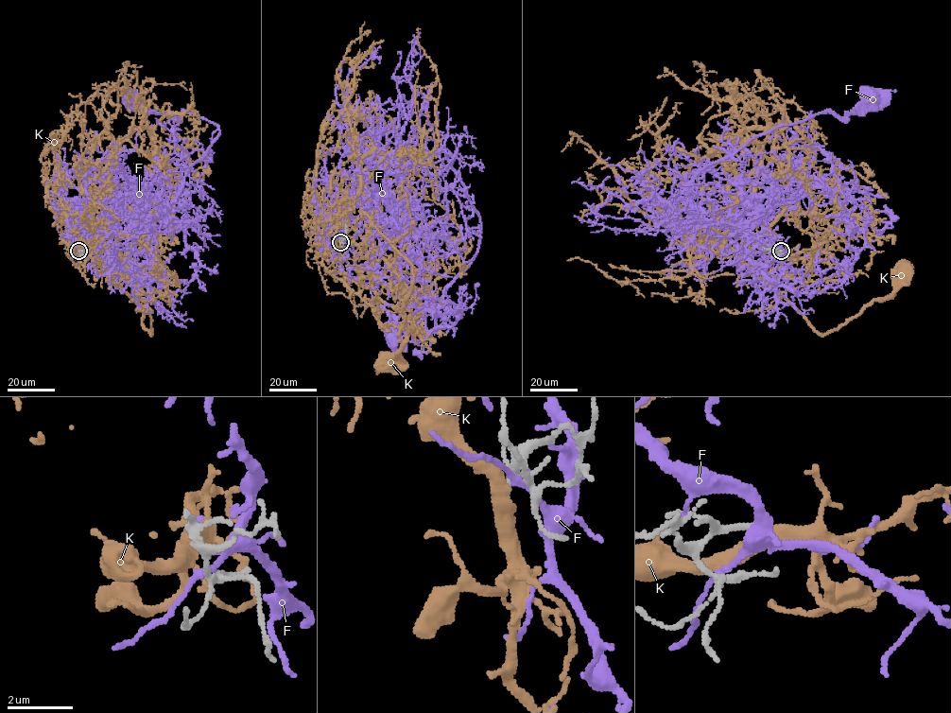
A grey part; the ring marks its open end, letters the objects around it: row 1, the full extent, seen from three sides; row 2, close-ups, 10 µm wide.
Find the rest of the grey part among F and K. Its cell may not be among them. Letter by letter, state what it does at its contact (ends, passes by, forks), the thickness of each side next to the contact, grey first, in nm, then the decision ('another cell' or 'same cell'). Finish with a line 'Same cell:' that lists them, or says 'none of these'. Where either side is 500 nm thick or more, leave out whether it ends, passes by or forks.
F: it passes by | 190/160 nm | another cell
K: it passes by | 180/480 nm | another cell
Same cell: none of these

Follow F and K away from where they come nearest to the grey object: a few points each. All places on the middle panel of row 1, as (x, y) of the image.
F: (341, 239), (350, 200), (381, 185), (384, 160), (444, 150), (479, 216), (478, 250), (438, 304), (391, 328)
K: (339, 242), (336, 217), (354, 199), (371, 223), (411, 263), (412, 288), (405, 301), (406, 341), (388, 362)

